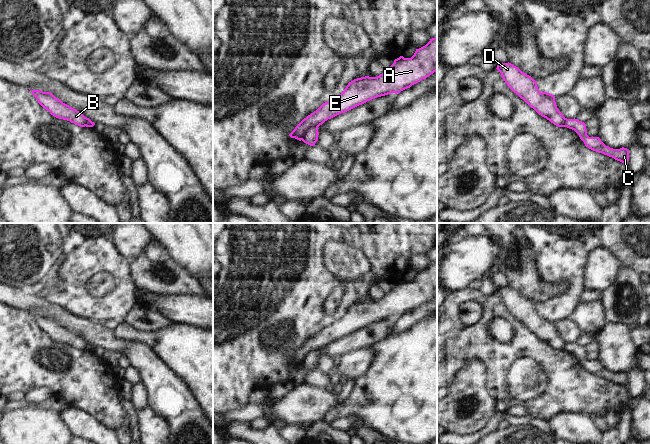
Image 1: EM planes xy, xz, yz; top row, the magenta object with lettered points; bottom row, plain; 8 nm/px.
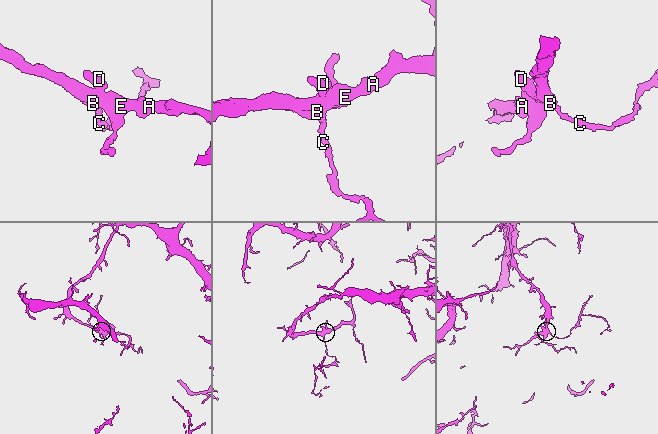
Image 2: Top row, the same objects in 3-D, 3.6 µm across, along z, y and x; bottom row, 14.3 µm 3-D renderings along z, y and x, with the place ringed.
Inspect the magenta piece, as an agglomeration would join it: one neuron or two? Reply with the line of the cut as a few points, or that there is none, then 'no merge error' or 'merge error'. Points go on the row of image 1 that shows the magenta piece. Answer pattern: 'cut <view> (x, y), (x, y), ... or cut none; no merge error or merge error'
cut xz (317, 126), (310, 127), (301, 139); merge error

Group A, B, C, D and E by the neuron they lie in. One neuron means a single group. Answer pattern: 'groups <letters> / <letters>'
groups A B D E / C

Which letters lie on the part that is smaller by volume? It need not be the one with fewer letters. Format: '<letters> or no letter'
C

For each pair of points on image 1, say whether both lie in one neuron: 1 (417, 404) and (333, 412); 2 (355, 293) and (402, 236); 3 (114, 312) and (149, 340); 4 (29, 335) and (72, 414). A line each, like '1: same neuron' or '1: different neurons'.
1: same neuron
2: same neuron
3: different neurons
4: different neurons

